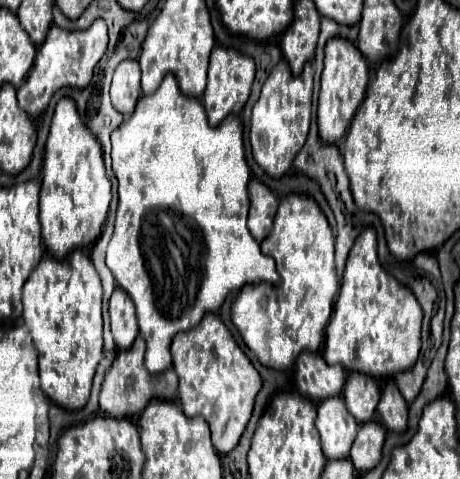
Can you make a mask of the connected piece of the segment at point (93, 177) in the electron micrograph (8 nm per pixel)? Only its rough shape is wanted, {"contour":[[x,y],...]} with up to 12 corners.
{"contour":[[74,100],[46,140],[40,224],[48,252],[90,248],[110,180]]}

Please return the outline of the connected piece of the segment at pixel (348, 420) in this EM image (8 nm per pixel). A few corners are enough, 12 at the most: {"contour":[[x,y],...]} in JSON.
{"contour":[[342,396],[318,404],[328,460],[348,456],[358,432]]}

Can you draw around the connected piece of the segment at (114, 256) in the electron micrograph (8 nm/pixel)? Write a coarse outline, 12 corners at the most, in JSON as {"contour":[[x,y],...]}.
{"contour":[[166,74],[112,132],[108,268],[148,372],[246,282],[242,124]]}

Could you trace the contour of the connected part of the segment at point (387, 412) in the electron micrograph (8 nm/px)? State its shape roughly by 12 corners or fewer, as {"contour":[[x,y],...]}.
{"contour":[[392,380],[382,390],[378,412],[388,430],[404,432],[408,402]]}

